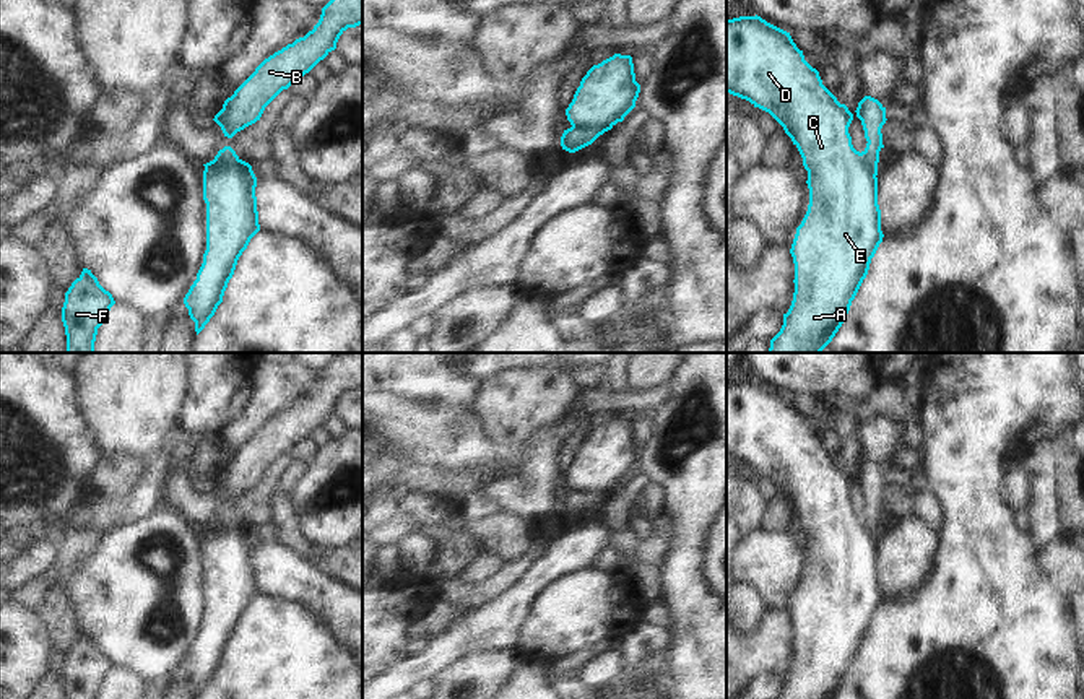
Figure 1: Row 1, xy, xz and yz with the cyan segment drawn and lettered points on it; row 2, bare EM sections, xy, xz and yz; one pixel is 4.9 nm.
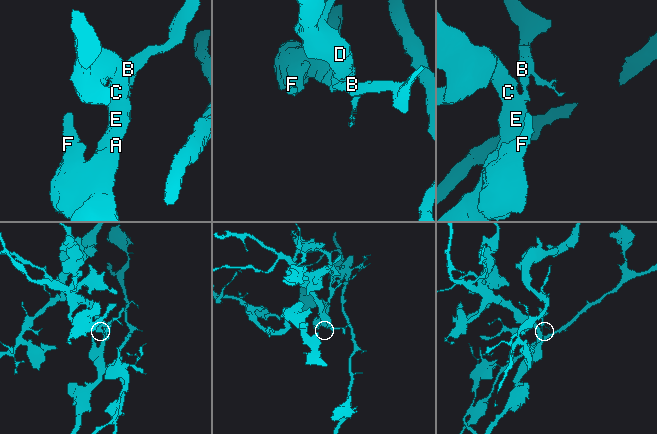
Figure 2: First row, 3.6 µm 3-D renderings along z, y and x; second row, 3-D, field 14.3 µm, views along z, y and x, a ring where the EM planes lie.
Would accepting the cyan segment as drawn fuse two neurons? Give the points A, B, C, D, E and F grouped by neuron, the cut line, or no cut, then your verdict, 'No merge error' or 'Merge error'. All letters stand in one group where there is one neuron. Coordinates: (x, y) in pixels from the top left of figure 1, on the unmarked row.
Groups: A C D E F / B. Split along xy (239, 524), (205, 532). Merge error

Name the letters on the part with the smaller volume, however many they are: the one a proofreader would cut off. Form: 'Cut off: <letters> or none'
Cut off: B

